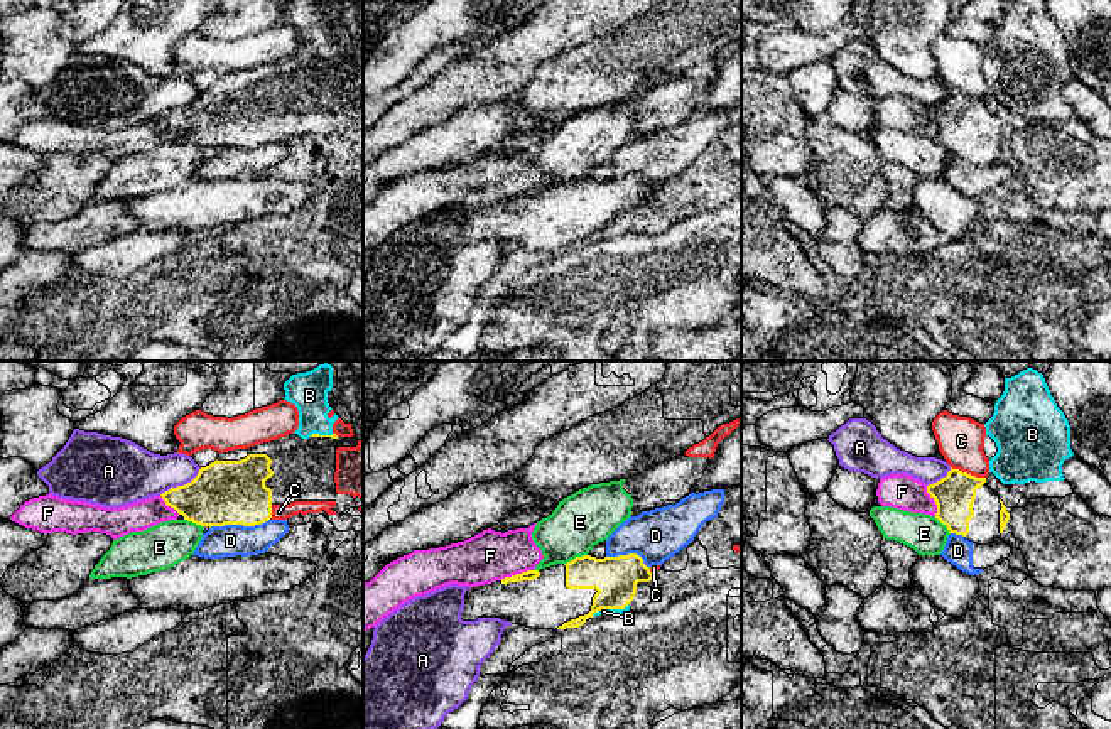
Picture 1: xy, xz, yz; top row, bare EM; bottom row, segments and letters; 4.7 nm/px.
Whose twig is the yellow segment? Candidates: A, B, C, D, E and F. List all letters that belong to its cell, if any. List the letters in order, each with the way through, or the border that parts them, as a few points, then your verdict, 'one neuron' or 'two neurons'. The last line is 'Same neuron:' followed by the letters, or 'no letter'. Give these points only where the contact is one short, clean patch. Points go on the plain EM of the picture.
A: two neurons
B: two neurons
C: two neurons
D: along xy (269, 140), (254, 147), (213, 147), (210, 151) | two neurons
E: two neurons
F: two neurons
Same neuron: no letter

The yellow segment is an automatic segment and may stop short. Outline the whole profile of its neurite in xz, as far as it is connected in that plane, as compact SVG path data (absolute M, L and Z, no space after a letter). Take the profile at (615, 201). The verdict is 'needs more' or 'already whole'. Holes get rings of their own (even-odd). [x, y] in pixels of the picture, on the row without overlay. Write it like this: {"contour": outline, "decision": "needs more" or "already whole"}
{"contour": "M637 176L604 181L583 177L469 209L461 241L500 240L554 253L579 250L601 231L625 231L637 216L637 206L652 201L653 194Z", "decision": "needs more"}

